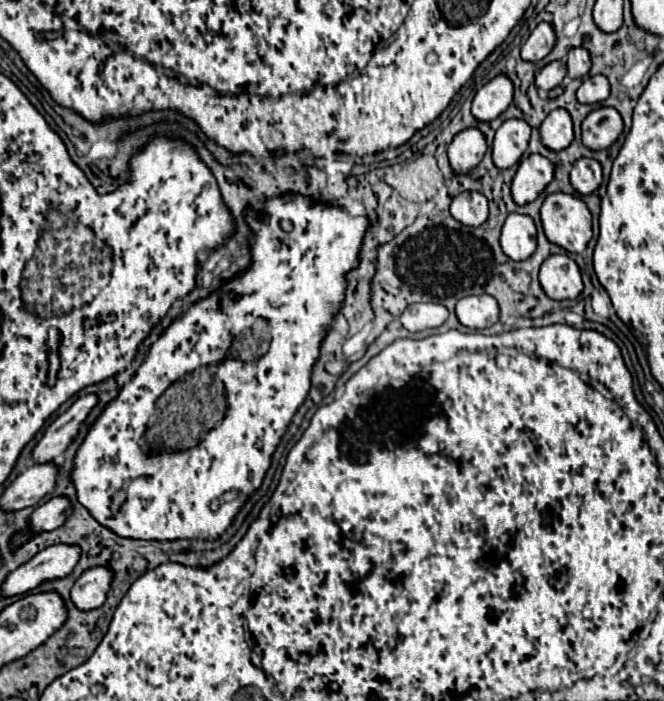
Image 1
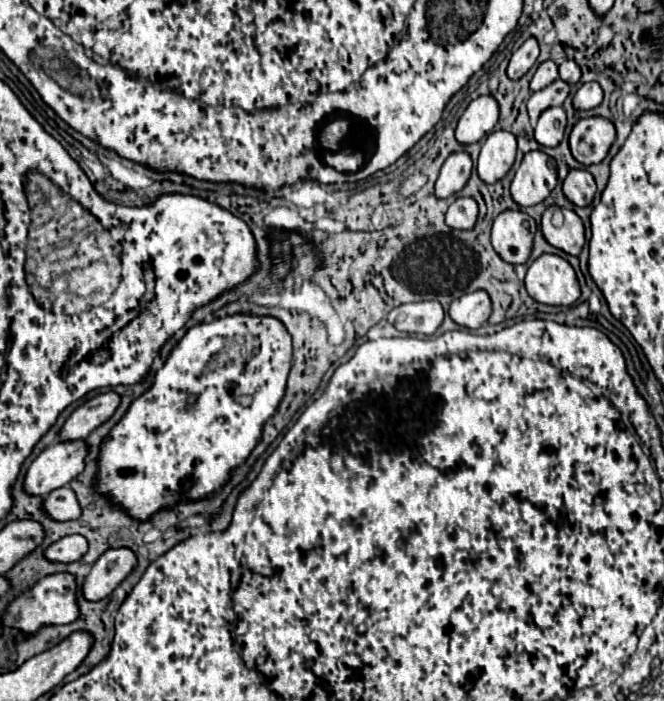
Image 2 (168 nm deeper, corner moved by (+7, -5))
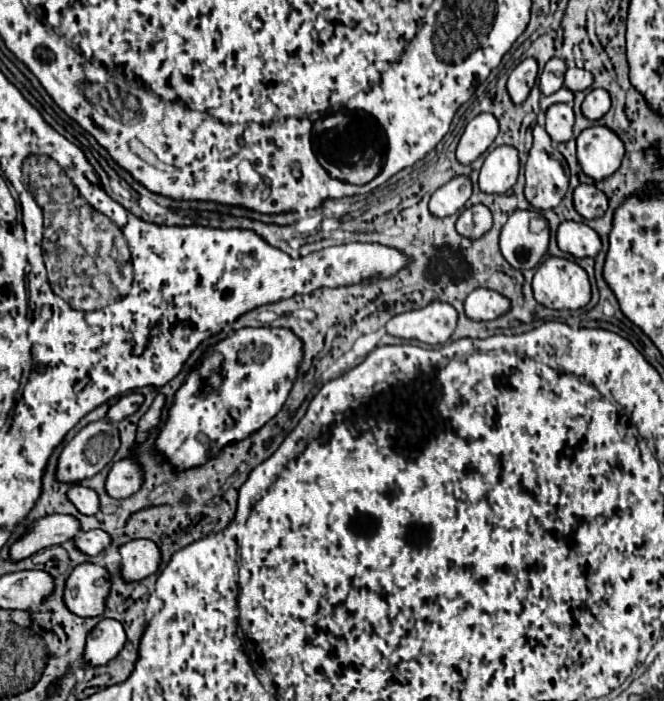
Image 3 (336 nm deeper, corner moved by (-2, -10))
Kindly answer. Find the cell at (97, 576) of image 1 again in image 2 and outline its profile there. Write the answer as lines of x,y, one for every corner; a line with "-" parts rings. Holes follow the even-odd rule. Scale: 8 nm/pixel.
120,547
104,551
84,581
84,597
104,599
132,573
136,563
136,553
132,553
132,549

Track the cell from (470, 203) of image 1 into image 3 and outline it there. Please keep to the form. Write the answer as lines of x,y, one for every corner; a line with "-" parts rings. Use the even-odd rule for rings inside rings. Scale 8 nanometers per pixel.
483,204
465,208
457,218
457,232
467,238
481,238
491,230
491,212

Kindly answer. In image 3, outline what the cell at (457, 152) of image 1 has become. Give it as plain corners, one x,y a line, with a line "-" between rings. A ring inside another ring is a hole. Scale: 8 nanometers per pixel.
455,176
451,178
445,186
441,186
429,202
429,210
443,218
443,216
451,216
455,212
459,212
465,202
471,198
471,178
469,176

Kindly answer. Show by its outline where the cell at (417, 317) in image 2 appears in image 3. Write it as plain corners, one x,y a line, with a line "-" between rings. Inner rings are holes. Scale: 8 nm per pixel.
435,300
421,310
411,310
411,312
393,316
387,322
387,332
393,336
399,336
399,338
405,338
405,340
419,340
425,344
443,344
451,338
455,326
457,326
457,312
453,310
453,306
449,306
447,302

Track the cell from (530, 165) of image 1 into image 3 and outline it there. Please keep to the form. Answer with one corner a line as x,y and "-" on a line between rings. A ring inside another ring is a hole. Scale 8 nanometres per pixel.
537,124
533,130
533,148
525,164
525,180
525,198
537,210
555,208
569,188
561,154
551,146
543,124

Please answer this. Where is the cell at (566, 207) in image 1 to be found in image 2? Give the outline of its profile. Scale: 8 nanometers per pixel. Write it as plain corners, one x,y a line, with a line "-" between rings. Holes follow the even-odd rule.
548,207
542,215
542,233
550,245
562,249
568,255
580,255
586,239
584,239
584,225
580,217
562,207

